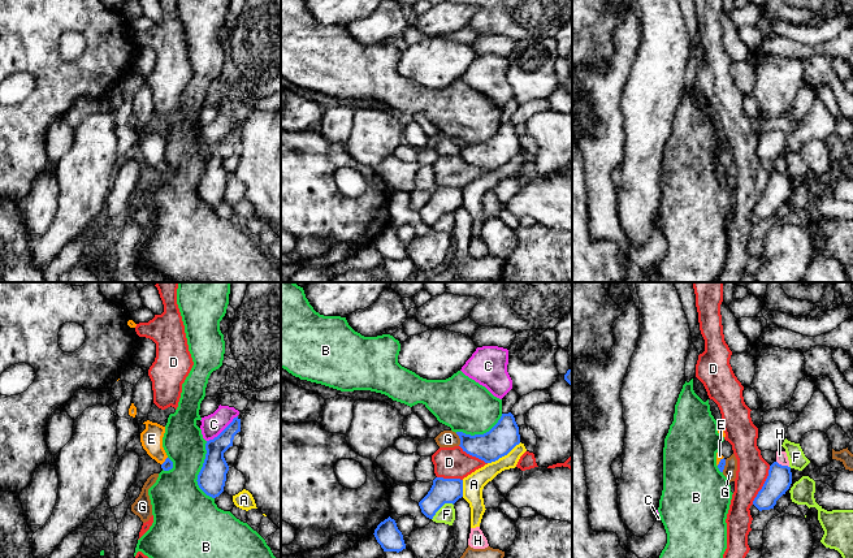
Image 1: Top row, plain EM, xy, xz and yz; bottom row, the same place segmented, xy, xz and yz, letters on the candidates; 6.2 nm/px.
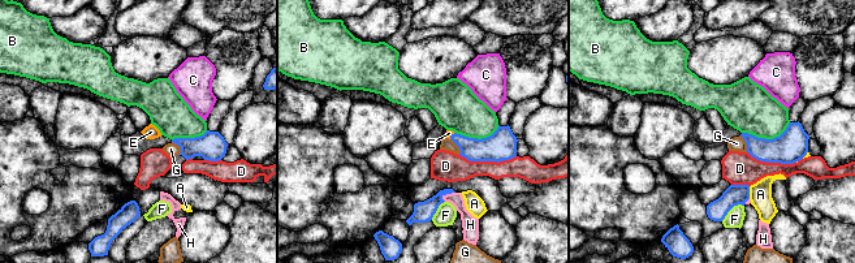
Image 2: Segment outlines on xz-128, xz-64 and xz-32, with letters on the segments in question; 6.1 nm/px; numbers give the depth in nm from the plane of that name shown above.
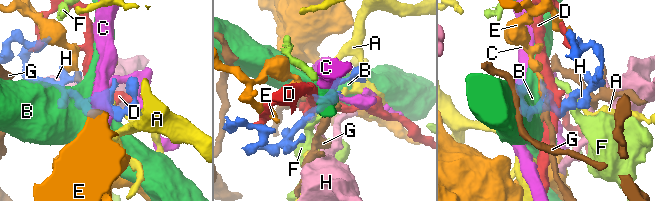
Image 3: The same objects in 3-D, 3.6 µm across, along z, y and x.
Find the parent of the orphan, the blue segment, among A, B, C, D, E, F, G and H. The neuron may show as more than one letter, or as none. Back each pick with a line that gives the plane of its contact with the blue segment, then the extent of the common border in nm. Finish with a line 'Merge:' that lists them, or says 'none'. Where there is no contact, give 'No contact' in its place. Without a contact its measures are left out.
E: Touches blue in xy. Shared border 70 nm
Merge: E

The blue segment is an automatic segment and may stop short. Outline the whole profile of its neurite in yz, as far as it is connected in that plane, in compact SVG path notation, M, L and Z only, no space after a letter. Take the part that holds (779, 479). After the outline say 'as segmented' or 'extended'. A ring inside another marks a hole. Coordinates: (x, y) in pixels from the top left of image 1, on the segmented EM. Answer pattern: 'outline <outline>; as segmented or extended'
outline M774 462L770 466L768 476L753 501L753 505L759 510L774 509L776 501L785 494L792 484L791 467L781 466Z; as segmented

